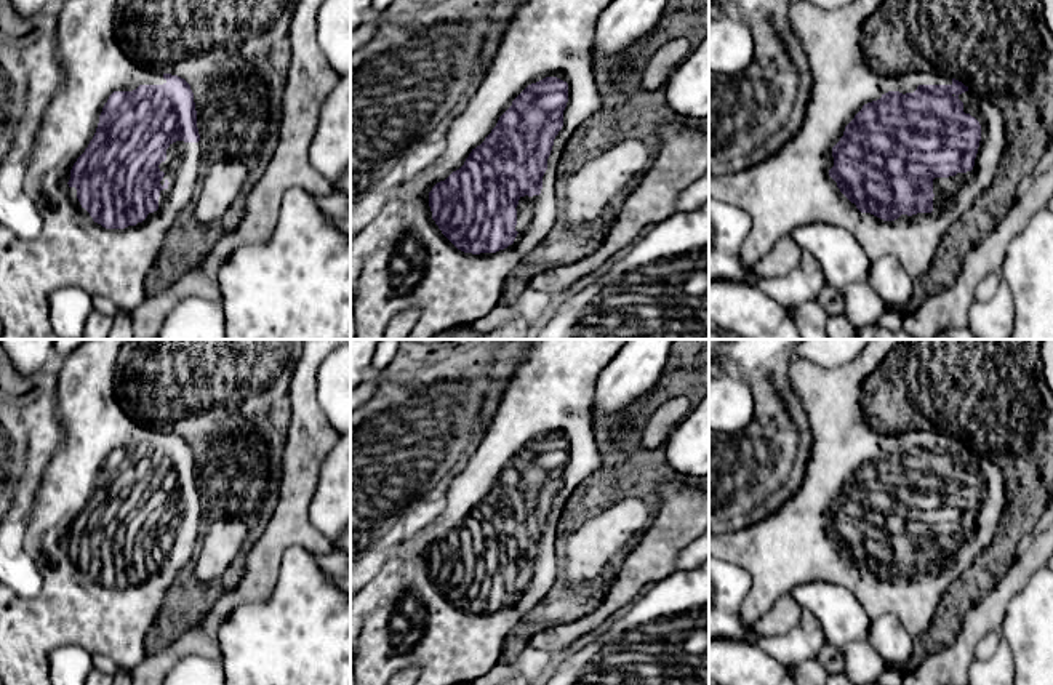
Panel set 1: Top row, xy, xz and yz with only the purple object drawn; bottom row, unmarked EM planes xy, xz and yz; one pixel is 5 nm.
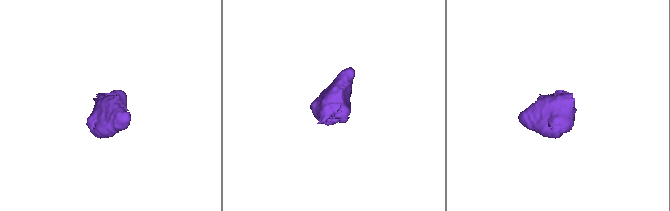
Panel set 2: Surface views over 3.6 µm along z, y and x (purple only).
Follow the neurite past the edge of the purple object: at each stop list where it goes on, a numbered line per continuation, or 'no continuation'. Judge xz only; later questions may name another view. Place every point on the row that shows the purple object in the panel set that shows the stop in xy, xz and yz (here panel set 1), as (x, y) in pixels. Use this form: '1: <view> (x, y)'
1: xz (400, 258)

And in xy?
1: xy (72, 250)

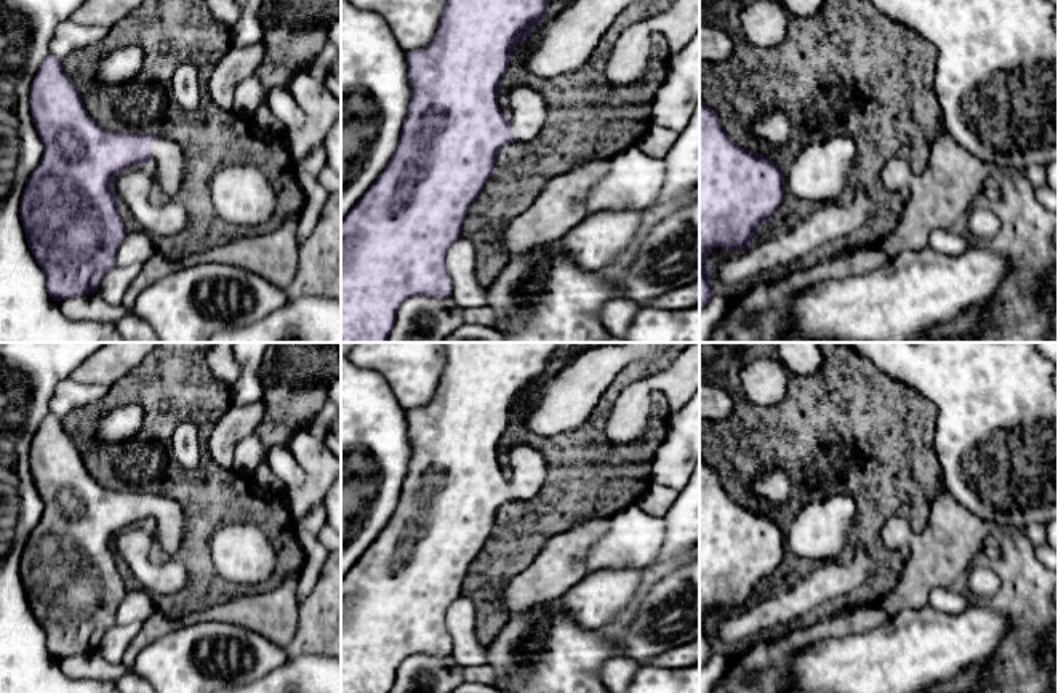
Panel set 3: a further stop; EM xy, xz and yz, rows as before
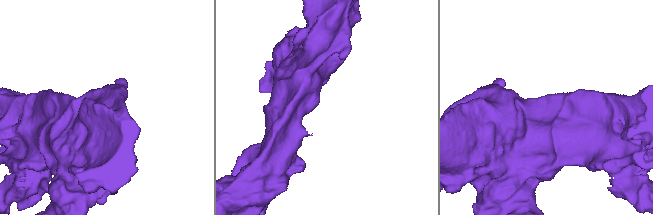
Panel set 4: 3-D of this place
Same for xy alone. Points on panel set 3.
1: xy (168, 162)

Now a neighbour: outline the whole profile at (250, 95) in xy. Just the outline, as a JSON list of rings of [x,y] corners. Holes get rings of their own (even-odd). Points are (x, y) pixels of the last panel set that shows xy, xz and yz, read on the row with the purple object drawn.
[[[258,77],[242,80],[234,93],[232,110],[240,115],[253,115],[261,106],[282,122],[287,130],[303,128],[306,115],[287,88],[266,88]]]

